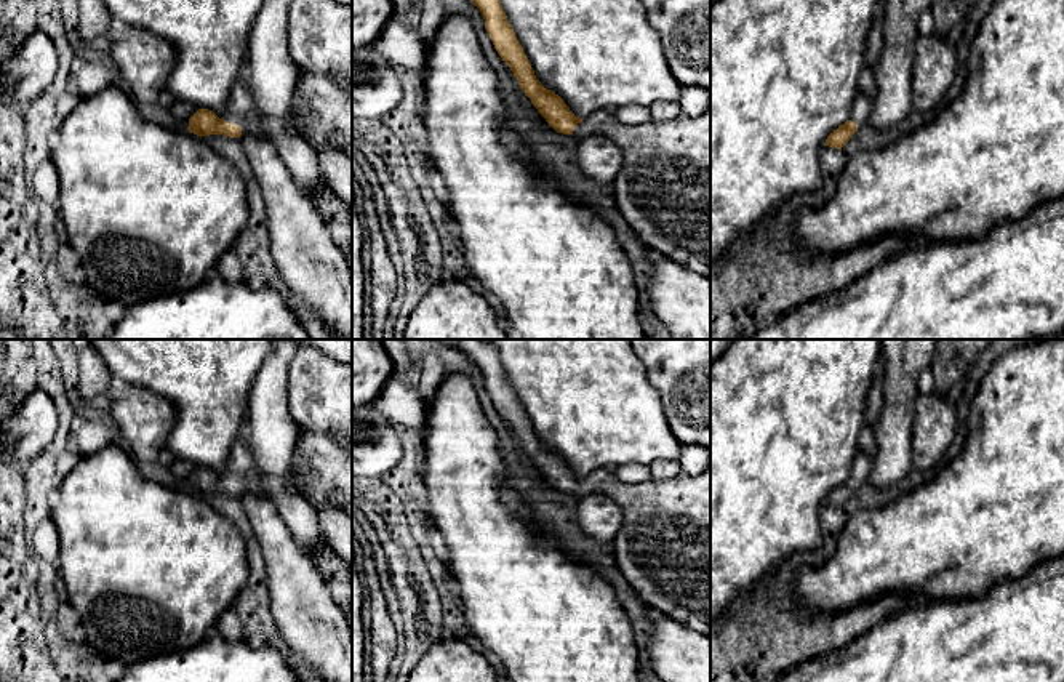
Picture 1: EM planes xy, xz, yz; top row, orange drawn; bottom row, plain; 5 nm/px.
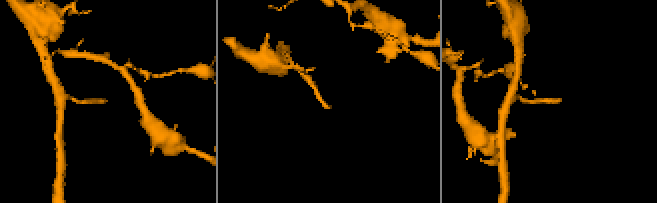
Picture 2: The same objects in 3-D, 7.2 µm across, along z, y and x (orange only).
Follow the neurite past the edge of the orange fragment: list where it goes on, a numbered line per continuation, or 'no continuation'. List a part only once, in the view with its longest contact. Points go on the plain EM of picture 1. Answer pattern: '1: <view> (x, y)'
1: xy (240, 468)

